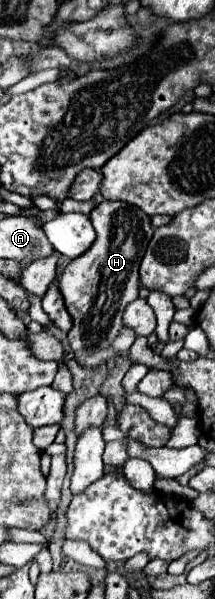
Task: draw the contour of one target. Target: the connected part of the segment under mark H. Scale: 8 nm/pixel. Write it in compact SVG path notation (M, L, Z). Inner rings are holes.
M103 200L89 214L97 240L79 258L71 260L59 276L59 288L65 298L65 306L71 314L73 328L67 338L73 350L73 358L83 368L99 368L117 354L111 352L111 342L123 328L123 310L139 296L139 262L151 240L151 218L137 206L121 200ZM97 280L97 294L95 294Z

